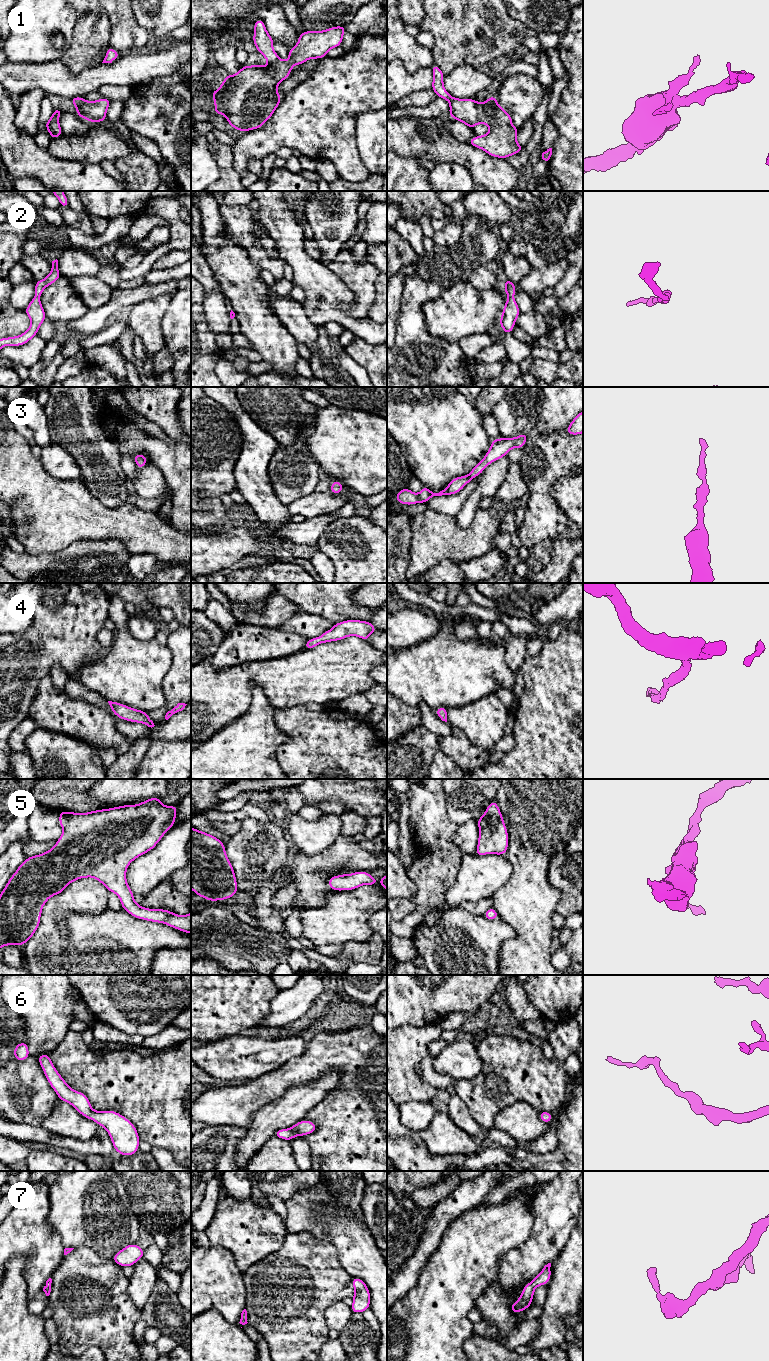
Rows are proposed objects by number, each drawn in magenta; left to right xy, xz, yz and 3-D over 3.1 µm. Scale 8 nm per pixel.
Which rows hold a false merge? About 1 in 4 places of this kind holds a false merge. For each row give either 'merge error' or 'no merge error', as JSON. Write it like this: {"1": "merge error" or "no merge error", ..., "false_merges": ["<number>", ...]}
{"1": "merge error", "2": "no merge error", "3": "no merge error", "4": "no merge error", "5": "no merge error", "6": "no merge error", "7": "no merge error", "false_merges": ["1"]}

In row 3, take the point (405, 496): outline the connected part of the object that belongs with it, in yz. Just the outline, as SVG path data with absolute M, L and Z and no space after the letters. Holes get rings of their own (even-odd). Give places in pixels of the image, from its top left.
M523 433L514 438L494 439L492 440L490 449L483 457L483 460L476 464L468 475L453 478L448 486L439 493L432 492L426 486L423 486L419 494L413 493L409 488L404 488L396 494L396 502L413 505L419 502L427 503L428 500L434 496L456 494L460 492L472 479L479 476L489 464L506 456L512 448L516 447L522 449L527 438L527 433Z

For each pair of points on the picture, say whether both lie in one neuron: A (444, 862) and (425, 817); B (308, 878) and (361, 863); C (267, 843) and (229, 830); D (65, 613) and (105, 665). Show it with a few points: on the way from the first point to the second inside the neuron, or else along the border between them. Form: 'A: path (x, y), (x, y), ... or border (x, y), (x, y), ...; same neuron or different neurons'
A: path (435, 851), (432, 828); same neuron
B: path (314, 867), (323, 865), (336, 856), (346, 856); same neuron
C: border (241, 821), (241, 828), (230, 837); different neurons
D: border (98, 656), (88, 659), (79, 671); different neurons

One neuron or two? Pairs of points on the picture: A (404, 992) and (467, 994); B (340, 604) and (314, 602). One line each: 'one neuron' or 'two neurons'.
A: one neuron
B: one neuron

